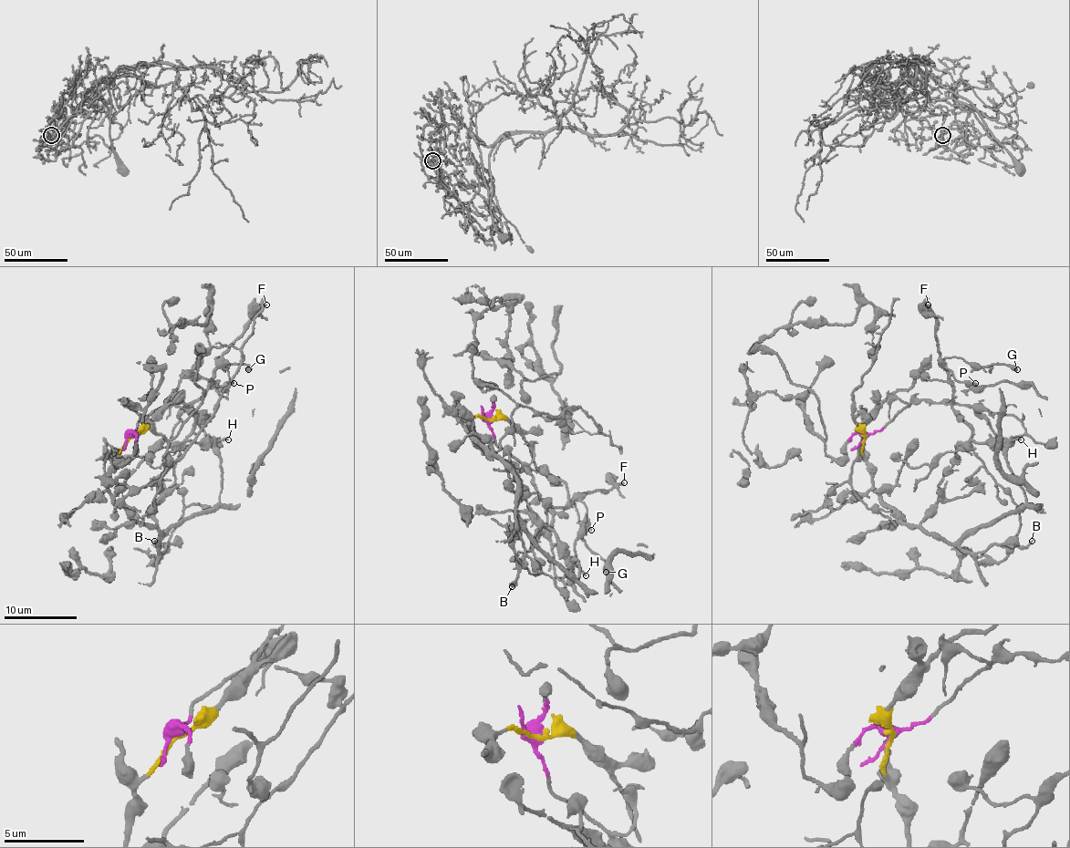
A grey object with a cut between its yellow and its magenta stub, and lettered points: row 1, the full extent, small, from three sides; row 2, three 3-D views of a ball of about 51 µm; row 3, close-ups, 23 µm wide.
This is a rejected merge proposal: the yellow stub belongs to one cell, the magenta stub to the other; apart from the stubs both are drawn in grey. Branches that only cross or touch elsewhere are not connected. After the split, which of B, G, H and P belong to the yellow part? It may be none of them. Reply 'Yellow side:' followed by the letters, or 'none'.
Yellow side: B

